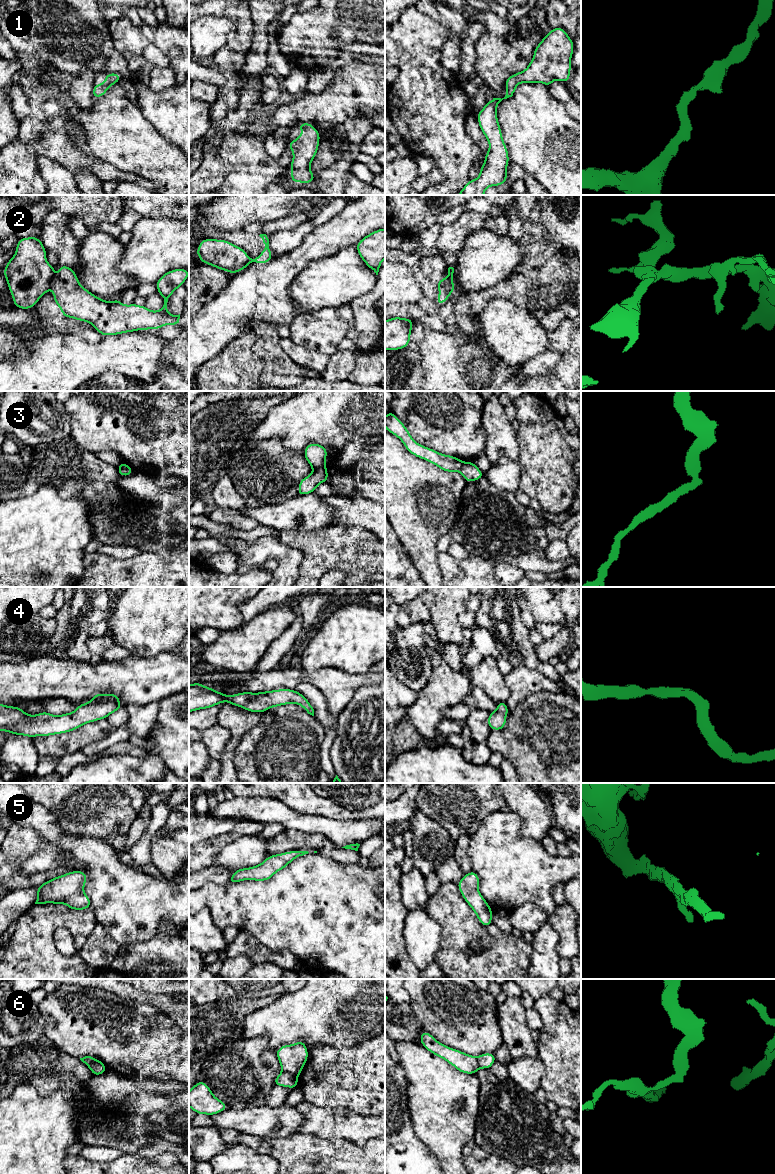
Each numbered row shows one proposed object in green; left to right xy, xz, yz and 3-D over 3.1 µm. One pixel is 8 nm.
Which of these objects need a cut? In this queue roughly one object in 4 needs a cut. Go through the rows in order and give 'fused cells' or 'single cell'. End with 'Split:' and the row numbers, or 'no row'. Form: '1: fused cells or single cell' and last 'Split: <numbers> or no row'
1: single cell
2: fused cells
3: fused cells
4: single cell
5: single cell
6: fused cells
Split: 2, 3, 6

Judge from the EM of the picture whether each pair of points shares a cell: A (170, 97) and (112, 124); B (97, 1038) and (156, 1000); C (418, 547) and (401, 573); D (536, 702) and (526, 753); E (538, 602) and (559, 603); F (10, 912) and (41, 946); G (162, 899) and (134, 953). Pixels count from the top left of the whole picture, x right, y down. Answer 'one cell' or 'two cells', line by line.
A: two cells
B: two cells
C: two cells
D: one cell
E: one cell
F: two cells
G: two cells

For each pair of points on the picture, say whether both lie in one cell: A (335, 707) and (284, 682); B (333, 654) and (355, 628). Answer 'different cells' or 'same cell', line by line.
A: same cell
B: same cell

